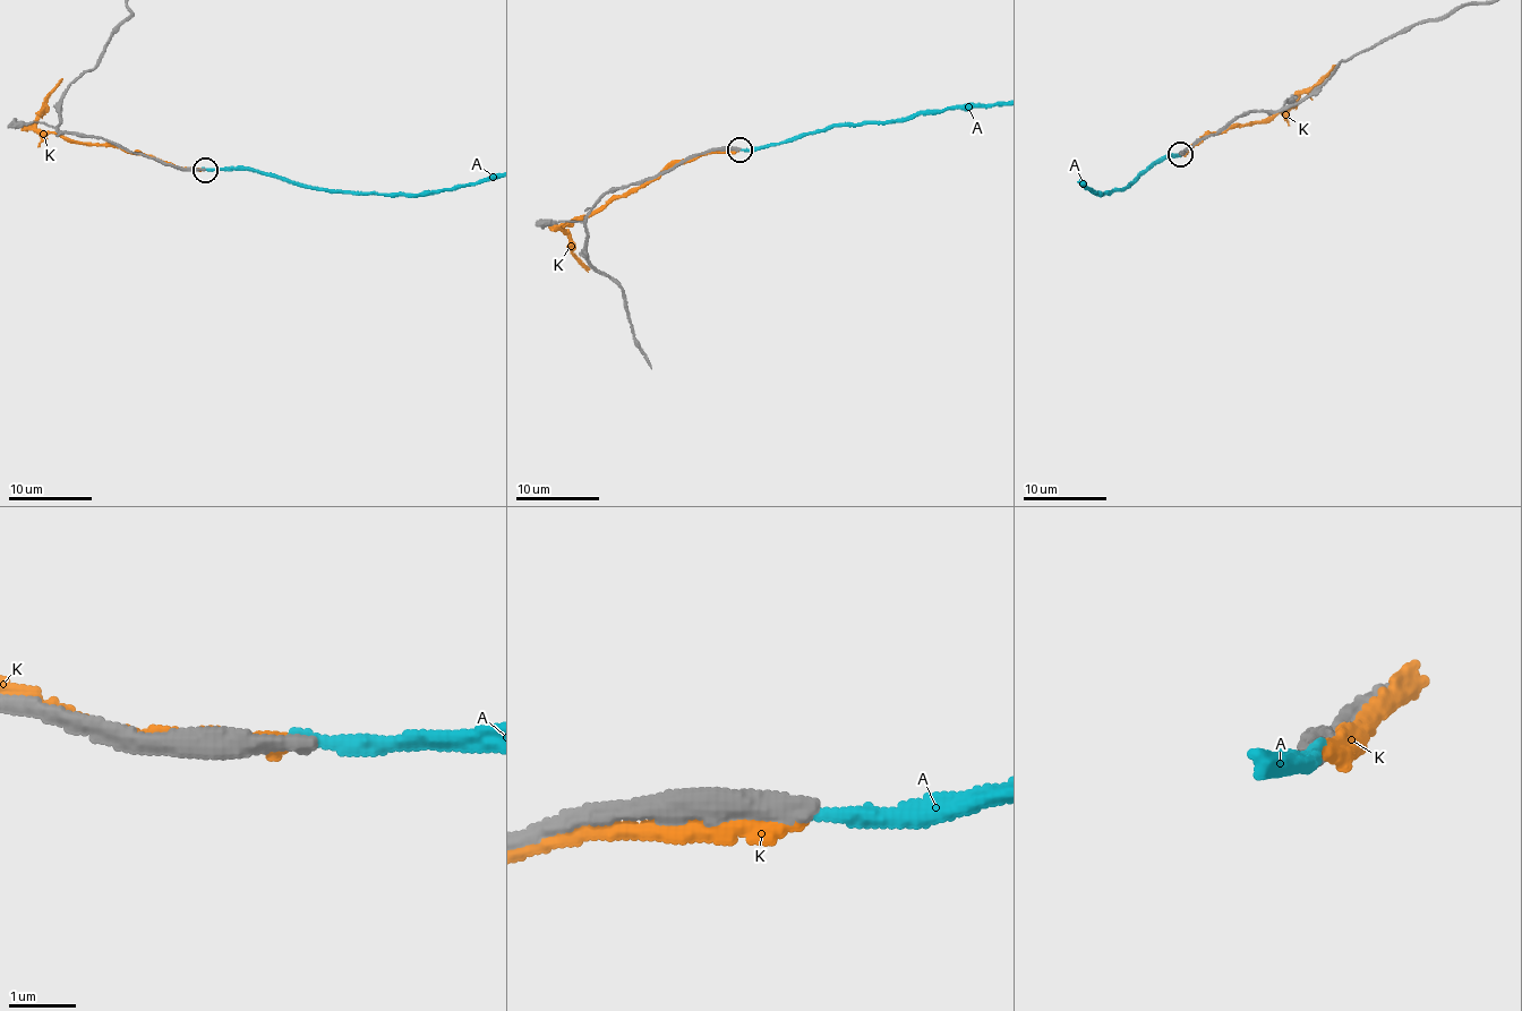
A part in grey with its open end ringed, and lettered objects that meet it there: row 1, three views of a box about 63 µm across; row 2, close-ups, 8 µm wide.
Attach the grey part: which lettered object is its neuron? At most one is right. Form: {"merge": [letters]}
{"merge": []}

